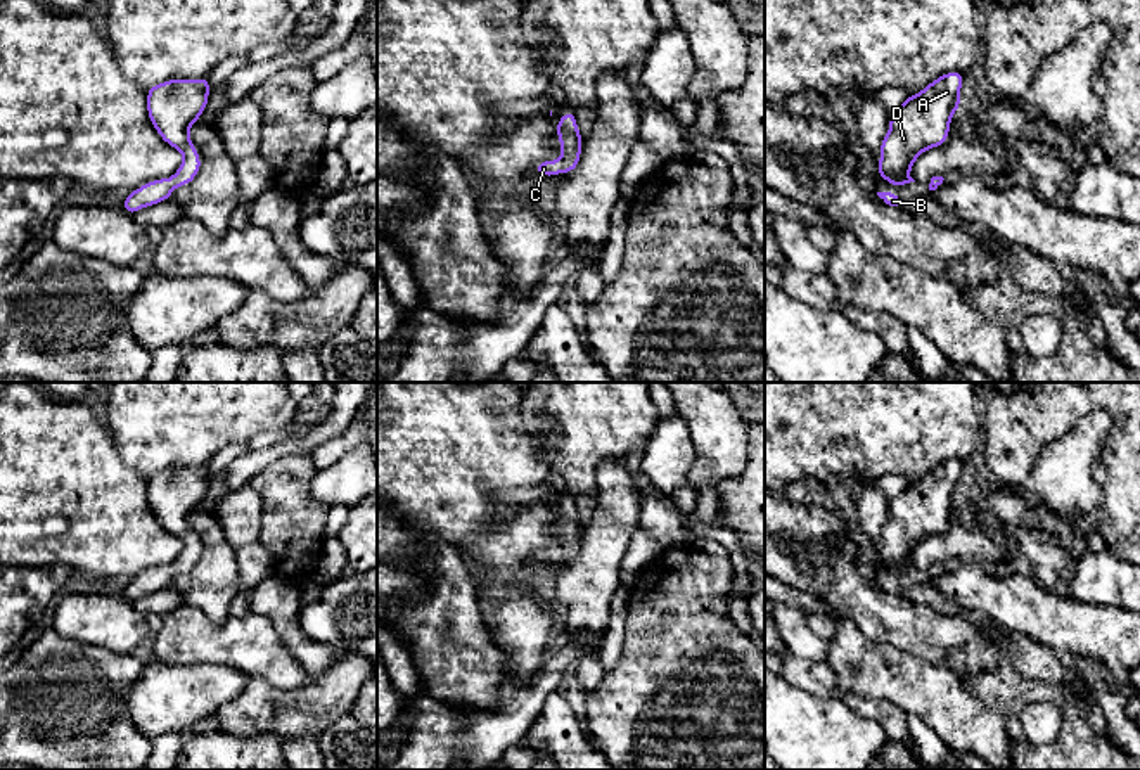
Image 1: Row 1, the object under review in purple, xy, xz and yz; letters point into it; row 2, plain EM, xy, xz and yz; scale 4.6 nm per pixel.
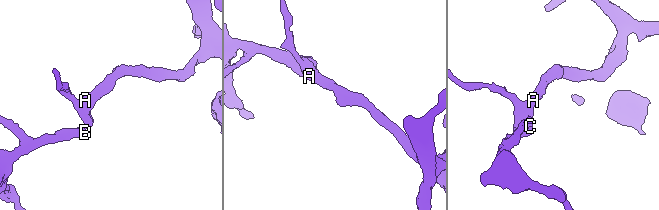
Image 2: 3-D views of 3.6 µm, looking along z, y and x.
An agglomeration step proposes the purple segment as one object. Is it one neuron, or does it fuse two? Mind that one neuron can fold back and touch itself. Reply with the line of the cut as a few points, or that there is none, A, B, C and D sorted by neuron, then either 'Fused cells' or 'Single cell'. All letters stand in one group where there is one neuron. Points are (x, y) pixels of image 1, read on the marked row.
No split. Groups: A B C D. Single cell

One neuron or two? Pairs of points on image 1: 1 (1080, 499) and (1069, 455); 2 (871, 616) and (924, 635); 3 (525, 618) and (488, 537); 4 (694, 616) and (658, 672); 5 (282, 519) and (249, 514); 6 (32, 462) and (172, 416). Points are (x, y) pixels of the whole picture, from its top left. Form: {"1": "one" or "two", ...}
{"1": "one", "2": "one", "3": "one", "4": "one", "5": "two", "6": "two"}

